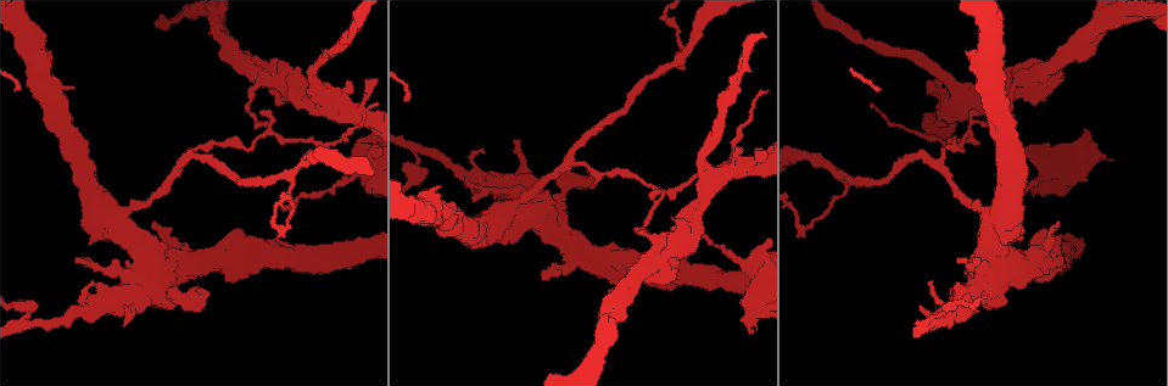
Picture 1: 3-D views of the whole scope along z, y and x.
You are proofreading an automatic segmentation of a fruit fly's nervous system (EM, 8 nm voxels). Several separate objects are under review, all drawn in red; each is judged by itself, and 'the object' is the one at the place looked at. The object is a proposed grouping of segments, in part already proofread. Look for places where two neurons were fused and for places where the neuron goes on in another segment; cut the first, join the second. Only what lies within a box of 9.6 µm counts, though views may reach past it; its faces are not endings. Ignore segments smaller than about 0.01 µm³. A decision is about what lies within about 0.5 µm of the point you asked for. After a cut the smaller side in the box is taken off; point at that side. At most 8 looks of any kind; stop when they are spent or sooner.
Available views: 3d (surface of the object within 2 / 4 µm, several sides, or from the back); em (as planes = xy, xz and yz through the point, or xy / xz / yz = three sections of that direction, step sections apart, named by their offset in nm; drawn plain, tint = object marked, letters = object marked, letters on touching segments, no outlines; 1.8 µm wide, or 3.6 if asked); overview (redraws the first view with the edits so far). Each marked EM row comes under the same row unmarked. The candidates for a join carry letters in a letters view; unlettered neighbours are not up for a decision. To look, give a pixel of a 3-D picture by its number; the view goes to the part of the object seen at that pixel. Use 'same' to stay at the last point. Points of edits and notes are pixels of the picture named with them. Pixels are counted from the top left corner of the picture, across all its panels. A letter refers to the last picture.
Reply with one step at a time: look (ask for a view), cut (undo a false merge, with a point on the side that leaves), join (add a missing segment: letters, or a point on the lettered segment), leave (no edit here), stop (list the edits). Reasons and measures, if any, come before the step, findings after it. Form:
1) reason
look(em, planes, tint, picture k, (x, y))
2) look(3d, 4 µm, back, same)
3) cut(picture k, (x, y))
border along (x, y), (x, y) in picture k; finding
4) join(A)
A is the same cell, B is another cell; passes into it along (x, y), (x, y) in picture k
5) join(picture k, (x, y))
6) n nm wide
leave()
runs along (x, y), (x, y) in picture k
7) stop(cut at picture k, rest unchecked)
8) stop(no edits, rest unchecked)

a fork
look(3d, 4 µm, picture 1, (180, 165))

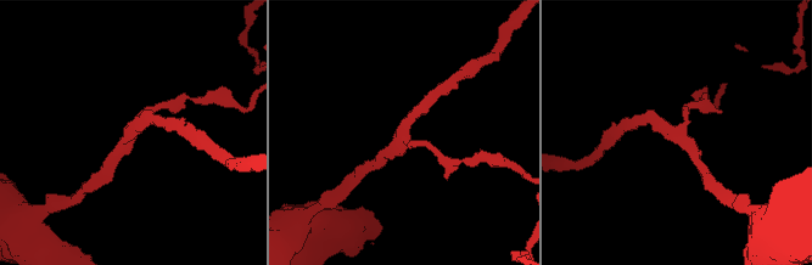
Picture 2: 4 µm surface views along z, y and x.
3 arms
look(em, xz, step 4, letters, picture 2, (405, 134))

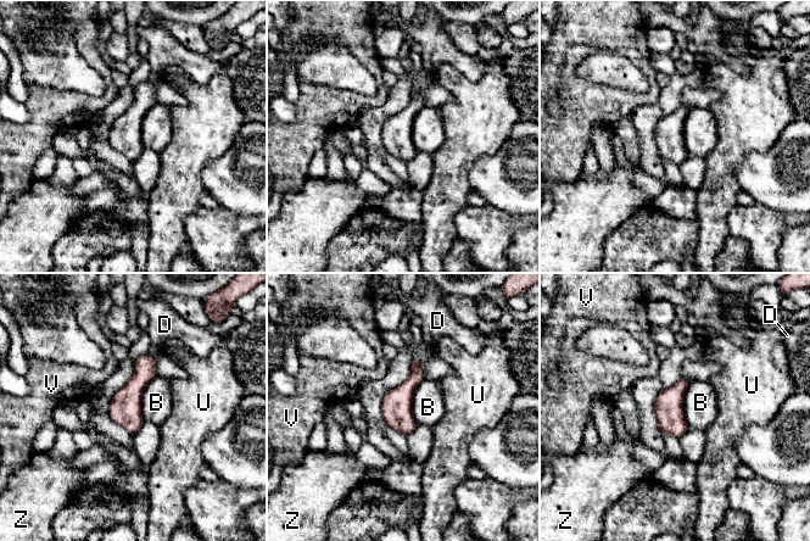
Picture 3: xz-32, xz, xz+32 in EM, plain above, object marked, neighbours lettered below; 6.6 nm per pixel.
leave()
B, D, U, V and Z are other cells; border along (691, 381), (683, 401), (688, 428) in picture 3; one neuron here

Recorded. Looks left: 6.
three-way junction
look(3d, 4 µm, back, picture 1, (658, 188))

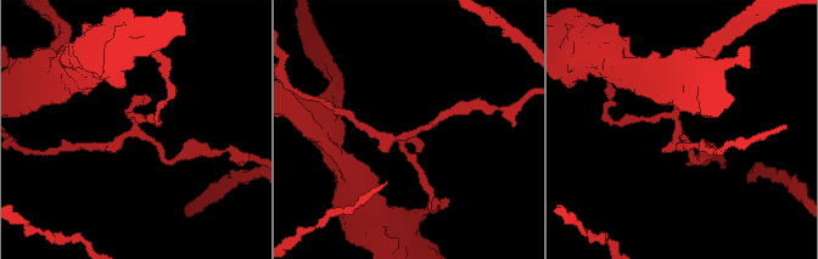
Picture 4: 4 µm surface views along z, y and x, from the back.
look(em, planes, letters, picture 4, (138, 133))

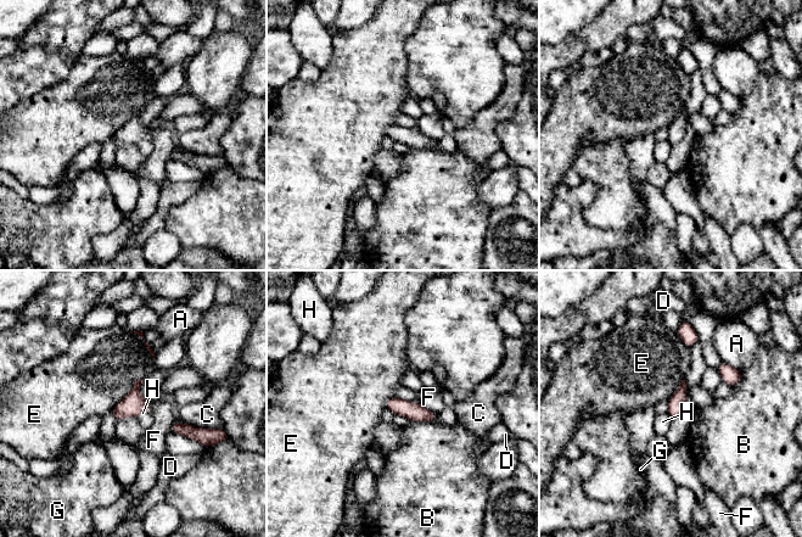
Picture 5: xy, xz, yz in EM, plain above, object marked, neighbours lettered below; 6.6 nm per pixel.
leave()
A, B, C, D, E, F, G and H are other cells; border along (150, 413), (140, 413), (136, 417) in picture 5; all the same neuron

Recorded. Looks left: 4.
thin arm on a thick one
look(3d, 4 µm, picture 1, (660, 245))

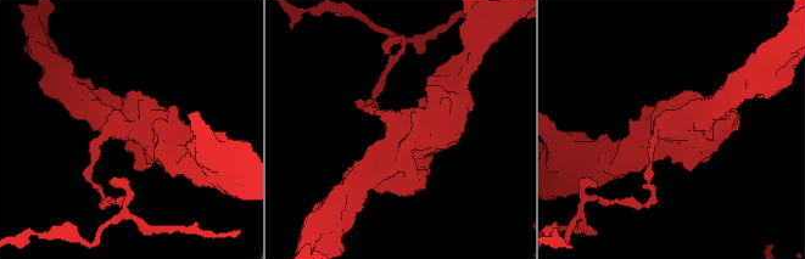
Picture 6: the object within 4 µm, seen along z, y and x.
need the tissue
look(em, 3.6 µm, xz, step 4, tint, picture 6, (671, 132))

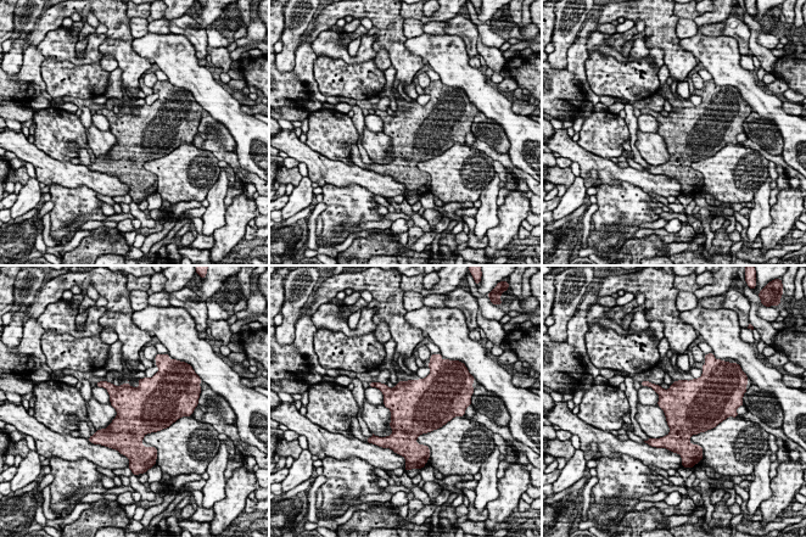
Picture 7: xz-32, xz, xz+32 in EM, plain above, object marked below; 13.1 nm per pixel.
cut it another way
look(em, 3.6 µm, planes, letters, same)

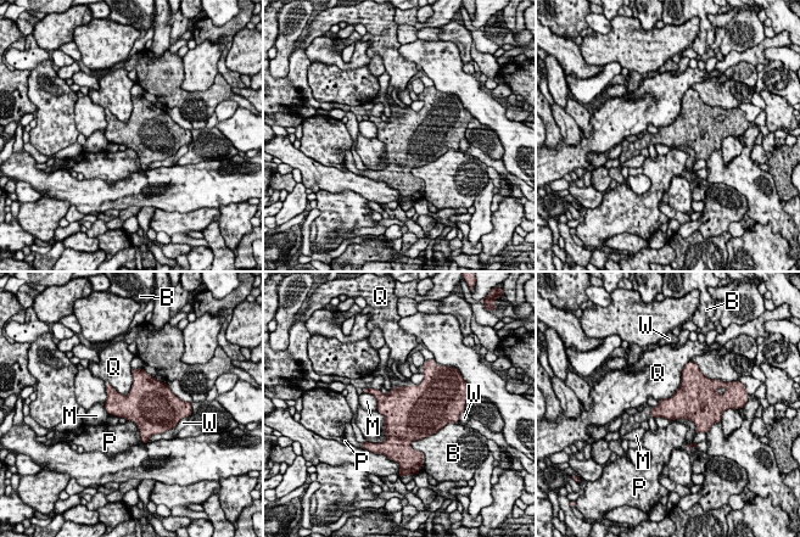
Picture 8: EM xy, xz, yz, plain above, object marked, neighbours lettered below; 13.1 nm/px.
leave()
B, M, P, Q and W are other cells; border along (132, 369), (127, 395), (105, 381) in picture 8; continuous, no second neuron

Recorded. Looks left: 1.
stop(no edits, rest unchecked)

